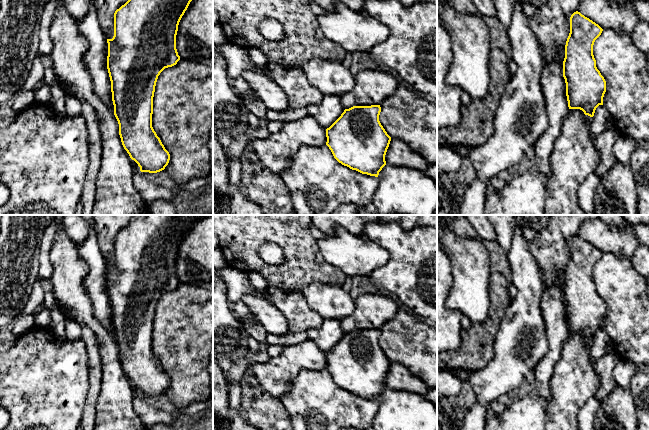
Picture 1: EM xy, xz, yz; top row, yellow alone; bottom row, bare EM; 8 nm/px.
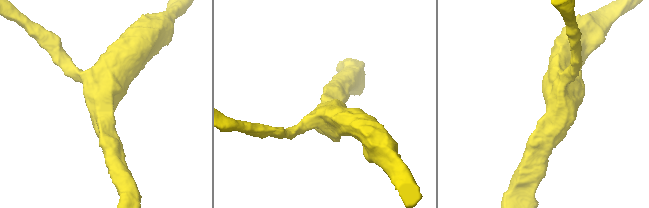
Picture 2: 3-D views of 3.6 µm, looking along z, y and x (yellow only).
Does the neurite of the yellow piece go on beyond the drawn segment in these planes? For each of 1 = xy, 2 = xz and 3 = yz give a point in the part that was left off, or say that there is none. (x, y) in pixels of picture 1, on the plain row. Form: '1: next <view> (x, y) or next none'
1: next none
2: next none
3: next none

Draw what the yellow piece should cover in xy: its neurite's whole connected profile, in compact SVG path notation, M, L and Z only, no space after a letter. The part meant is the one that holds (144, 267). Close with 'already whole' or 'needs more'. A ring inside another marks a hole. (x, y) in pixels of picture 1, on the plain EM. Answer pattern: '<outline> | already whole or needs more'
M134 215L130 223L117 233L114 237L114 260L112 263L107 263L108 267L108 280L107 280L107 293L111 305L112 325L114 329L114 339L119 348L119 359L121 362L124 373L129 378L130 382L134 384L140 391L141 396L157 397L165 393L170 384L170 378L165 373L160 362L152 351L152 338L153 338L153 321L155 310L160 297L168 291L172 291L180 284L176 273L176 259L178 255L179 246L187 234L190 226L198 219L205 215Z | already whole

